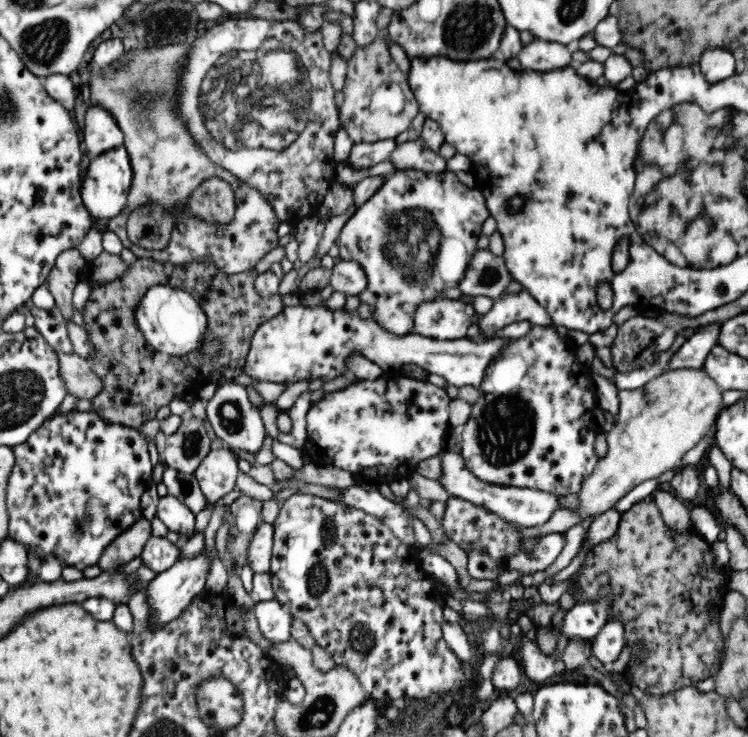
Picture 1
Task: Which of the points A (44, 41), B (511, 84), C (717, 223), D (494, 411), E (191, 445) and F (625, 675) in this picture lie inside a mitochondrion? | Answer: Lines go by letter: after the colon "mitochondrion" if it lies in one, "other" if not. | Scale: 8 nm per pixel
A: mitochondrion
B: other
C: mitochondrion
D: mitochondrion
E: mitochondrion
F: other

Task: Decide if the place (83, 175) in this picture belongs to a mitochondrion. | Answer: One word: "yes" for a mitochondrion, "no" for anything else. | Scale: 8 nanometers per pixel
no

